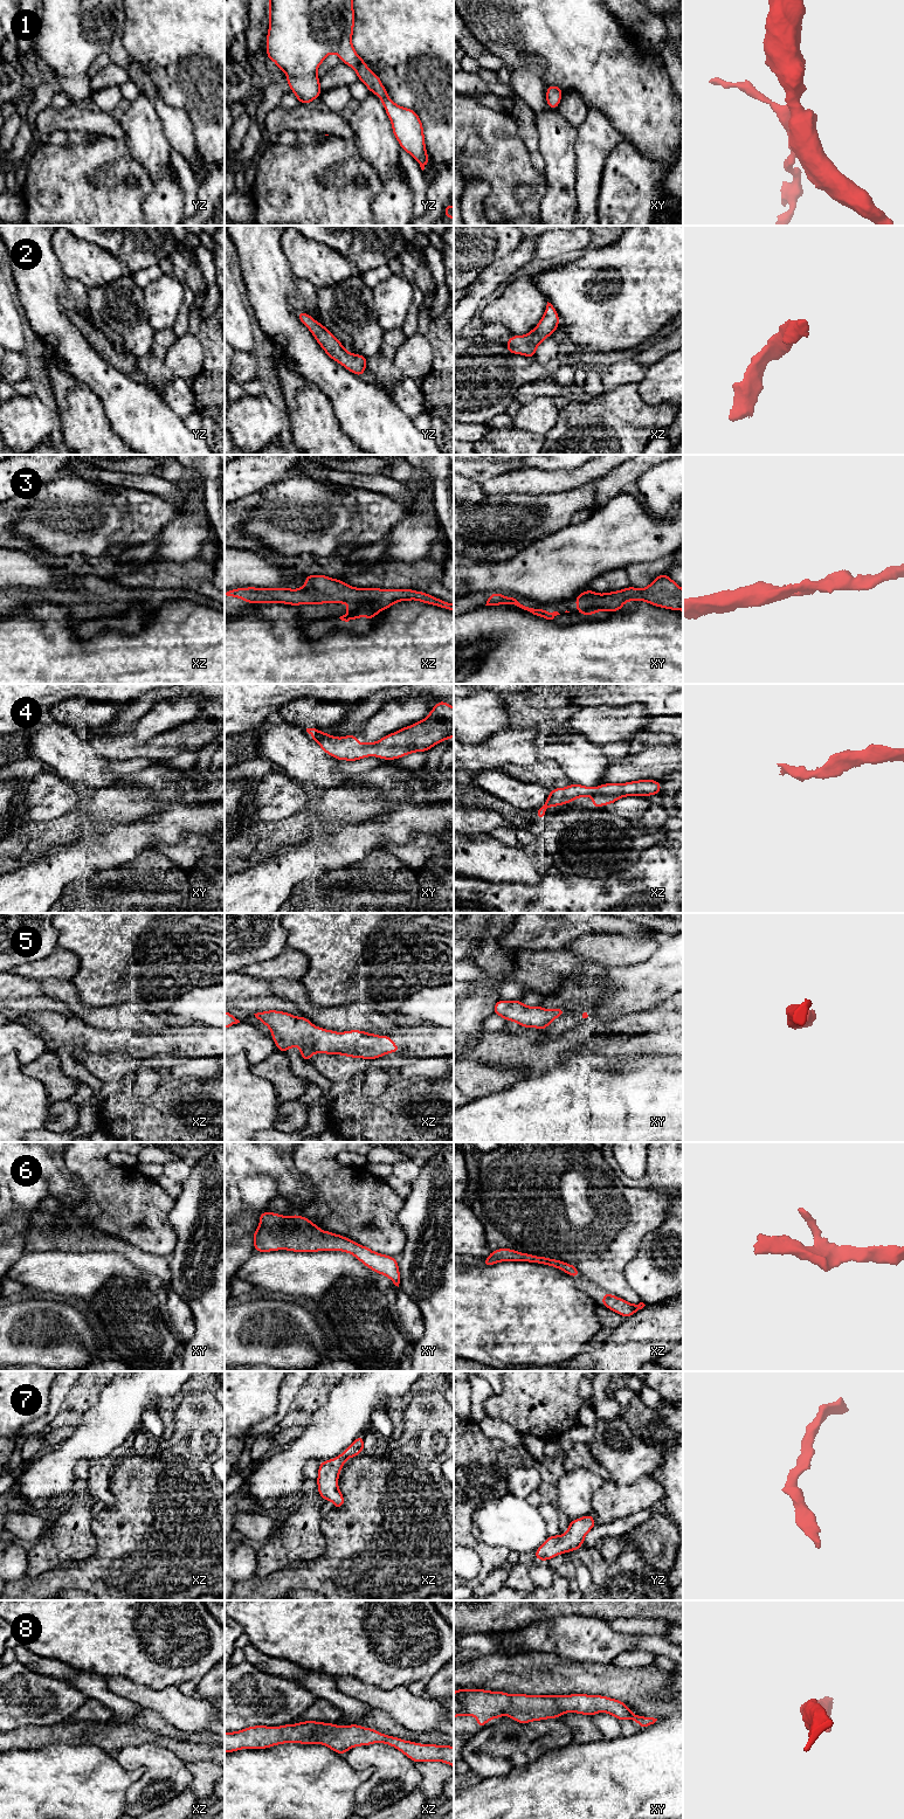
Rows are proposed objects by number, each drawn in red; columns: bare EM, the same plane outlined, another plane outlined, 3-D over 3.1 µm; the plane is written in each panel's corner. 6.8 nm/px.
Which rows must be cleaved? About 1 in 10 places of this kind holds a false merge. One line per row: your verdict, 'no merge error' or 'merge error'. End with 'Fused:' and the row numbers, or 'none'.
1: no merge error
2: no merge error
3: merge error
4: no merge error
5: no merge error
6: no merge error
7: no merge error
8: no merge error
Fused: 3

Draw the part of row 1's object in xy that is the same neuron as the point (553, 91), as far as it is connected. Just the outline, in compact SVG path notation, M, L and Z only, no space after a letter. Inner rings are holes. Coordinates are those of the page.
M550 85L546 88L546 103L550 109L558 109L560 99L563 98L561 88L558 85Z

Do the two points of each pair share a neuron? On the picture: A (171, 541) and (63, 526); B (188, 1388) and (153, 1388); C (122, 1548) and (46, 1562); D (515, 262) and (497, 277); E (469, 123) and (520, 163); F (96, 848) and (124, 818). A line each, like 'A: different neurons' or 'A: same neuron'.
A: different neurons
B: different neurons
C: different neurons
D: same neuron
E: same neuron
F: different neurons

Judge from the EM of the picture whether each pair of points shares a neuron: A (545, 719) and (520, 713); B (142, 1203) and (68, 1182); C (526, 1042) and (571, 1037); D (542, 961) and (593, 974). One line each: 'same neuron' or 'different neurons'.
A: same neuron
B: different neurons
C: same neuron
D: same neuron

